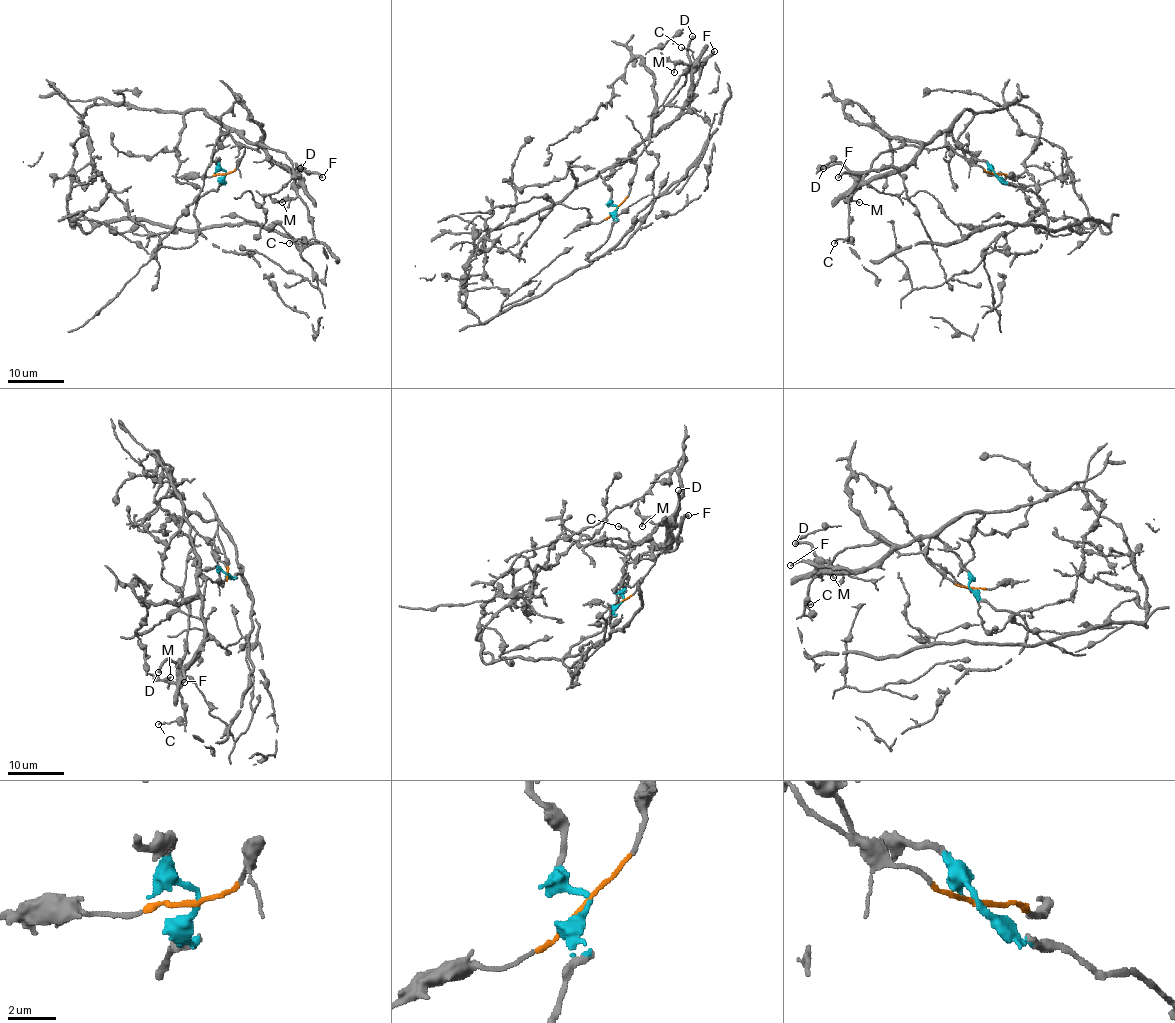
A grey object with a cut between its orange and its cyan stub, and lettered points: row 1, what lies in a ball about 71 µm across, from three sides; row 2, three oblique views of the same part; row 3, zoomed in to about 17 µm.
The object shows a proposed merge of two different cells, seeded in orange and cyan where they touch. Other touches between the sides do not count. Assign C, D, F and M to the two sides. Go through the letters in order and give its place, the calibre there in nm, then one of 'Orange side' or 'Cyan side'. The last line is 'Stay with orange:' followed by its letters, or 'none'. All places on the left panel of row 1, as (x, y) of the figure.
C: Place: (289, 243). Thickness 90 nm. Orange side
D: Place: (300, 168). Thickness 320 nm. Cyan side
F: Place: (322, 177). Thickness 320 nm. Cyan side
M: Place: (282, 202). Thickness 120 nm. Orange side
Stay with orange: C, M

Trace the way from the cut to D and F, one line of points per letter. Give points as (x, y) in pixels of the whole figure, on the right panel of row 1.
D: (995, 174), (984, 161), (970, 161), (950, 131), (943, 131), (892, 174), (858, 182), (839, 164), (822, 168)
F: (995, 174), (984, 161), (970, 161), (950, 131), (943, 131), (897, 171), (886, 174), (852, 171), (838, 176)

